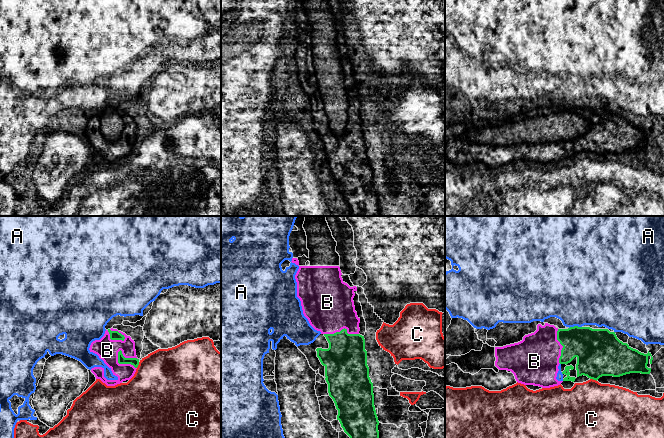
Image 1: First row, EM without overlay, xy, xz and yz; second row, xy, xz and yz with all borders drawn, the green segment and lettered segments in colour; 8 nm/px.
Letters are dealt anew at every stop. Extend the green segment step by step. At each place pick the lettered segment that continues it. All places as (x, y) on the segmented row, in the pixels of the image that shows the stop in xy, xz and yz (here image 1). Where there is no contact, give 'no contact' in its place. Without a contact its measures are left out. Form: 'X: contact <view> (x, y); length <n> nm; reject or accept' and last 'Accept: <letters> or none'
A: contact yz (575, 326); length 110 nm; reject
B: contact xy (121, 363); length 200 nm; accept
C: contact yz (593, 379); length 60 nm; reject
Accept: B

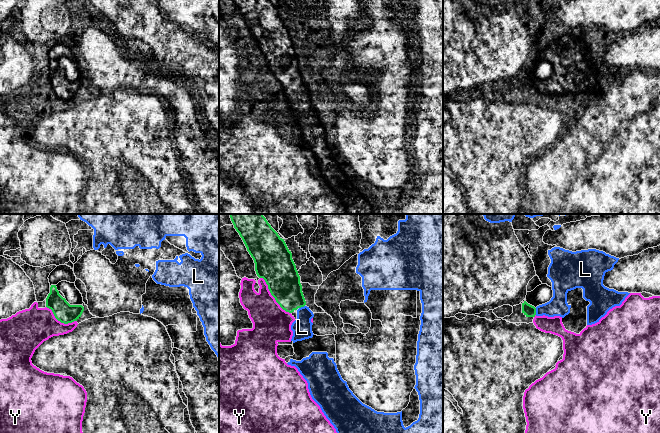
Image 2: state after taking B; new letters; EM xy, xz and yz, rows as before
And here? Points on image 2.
L: contact yz (535, 311); length 60 nm; reject
Y: contact xz (272, 295); length 380 nm; reject
Accept: none

